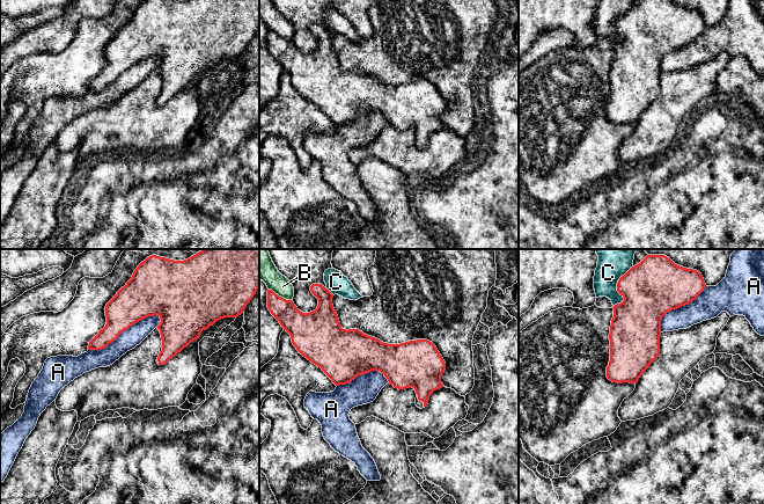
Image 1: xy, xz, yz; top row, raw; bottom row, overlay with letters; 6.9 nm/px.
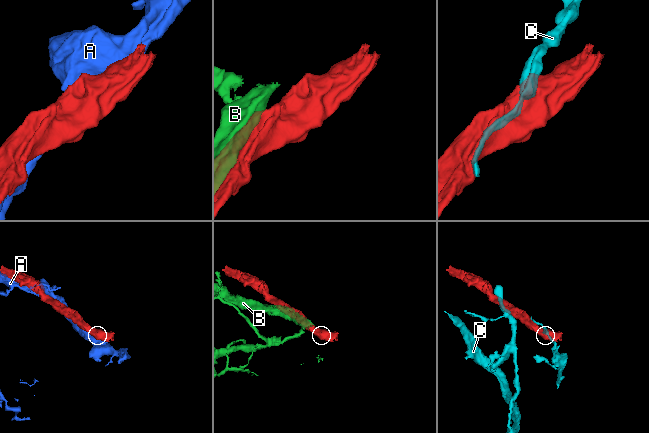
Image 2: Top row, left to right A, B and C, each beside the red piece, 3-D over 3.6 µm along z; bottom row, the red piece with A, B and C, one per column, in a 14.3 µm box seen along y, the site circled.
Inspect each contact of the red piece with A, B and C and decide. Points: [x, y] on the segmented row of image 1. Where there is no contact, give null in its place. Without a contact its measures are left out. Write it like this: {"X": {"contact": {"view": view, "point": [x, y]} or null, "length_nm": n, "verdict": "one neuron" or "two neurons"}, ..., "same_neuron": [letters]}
{"A": {"contact": {"view": "xy", "point": [124, 330]}, "length_nm": 550, "verdict": "two neurons"}, "B": {"contact": {"view": "xz", "point": [280, 297]}, "length_nm": 180, "verdict": "two neurons"}, "C": {"contact": {"view": "yz", "point": [617, 287]}, "length_nm": 320, "verdict": "two neurons"}, "same_neuron": []}

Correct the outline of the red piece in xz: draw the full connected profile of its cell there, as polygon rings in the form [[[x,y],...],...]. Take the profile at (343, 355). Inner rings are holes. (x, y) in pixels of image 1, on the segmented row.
[[[313,284],[310,291],[318,299],[317,308],[310,313],[302,313],[292,300],[279,297],[272,290],[267,290],[267,308],[279,321],[284,330],[291,335],[292,343],[296,350],[313,364],[321,367],[336,386],[350,384],[358,375],[380,371],[395,388],[405,389],[412,387],[417,393],[416,406],[420,409],[427,406],[429,396],[434,390],[443,387],[441,375],[446,371],[446,363],[432,342],[417,339],[401,344],[388,344],[363,334],[359,329],[343,329],[332,305],[333,294],[322,284]]]

